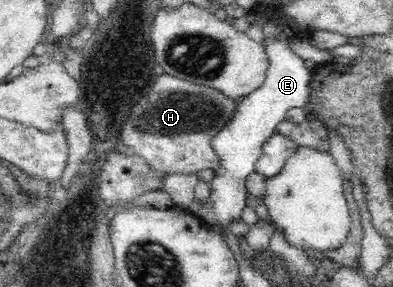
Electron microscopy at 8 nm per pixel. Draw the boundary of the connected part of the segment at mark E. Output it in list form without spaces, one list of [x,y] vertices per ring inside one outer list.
[[[280,21],[286,26],[284,34],[286,38],[270,40],[266,38],[265,53],[269,61],[267,76],[254,92],[246,95],[246,98],[237,106],[233,119],[218,132],[218,136],[212,140],[212,149],[219,159],[221,167],[215,172],[211,183],[210,198],[208,204],[198,205],[196,201],[188,208],[188,211],[197,216],[204,225],[220,233],[222,224],[230,224],[230,220],[241,218],[242,208],[246,206],[246,187],[244,186],[246,178],[255,172],[255,164],[261,155],[261,149],[264,142],[275,134],[276,128],[290,108],[305,108],[311,118],[319,120],[317,114],[317,98],[309,86],[311,78],[314,78],[313,72],[308,70],[301,60],[290,48],[288,40],[292,40],[294,34],[294,24]]]

